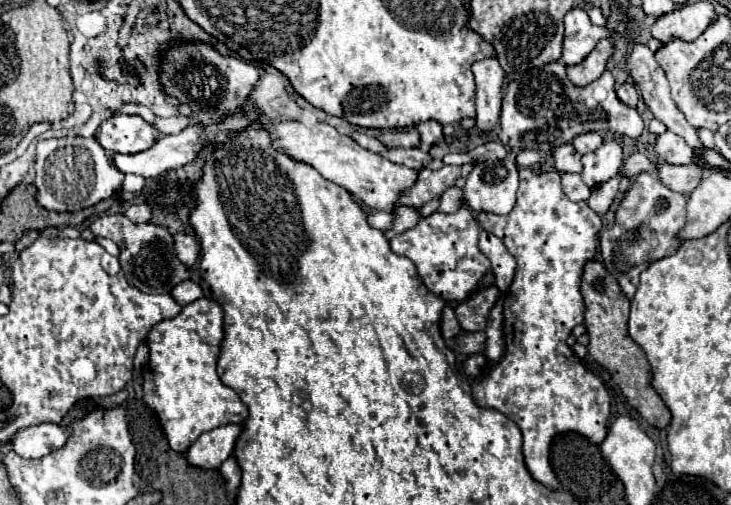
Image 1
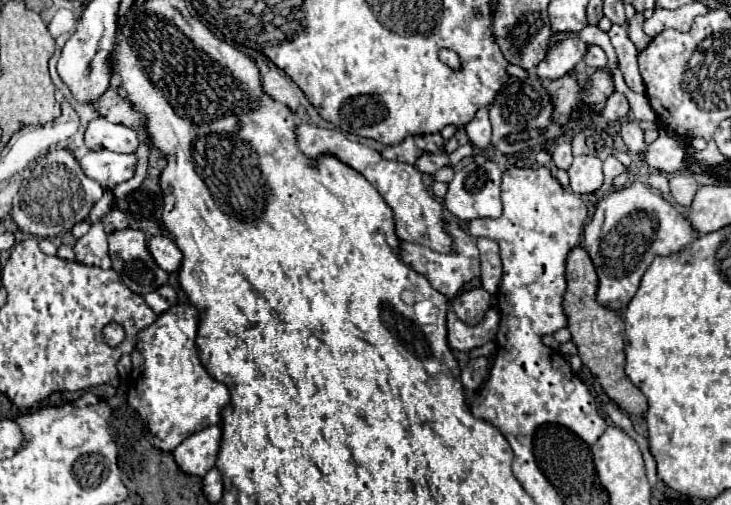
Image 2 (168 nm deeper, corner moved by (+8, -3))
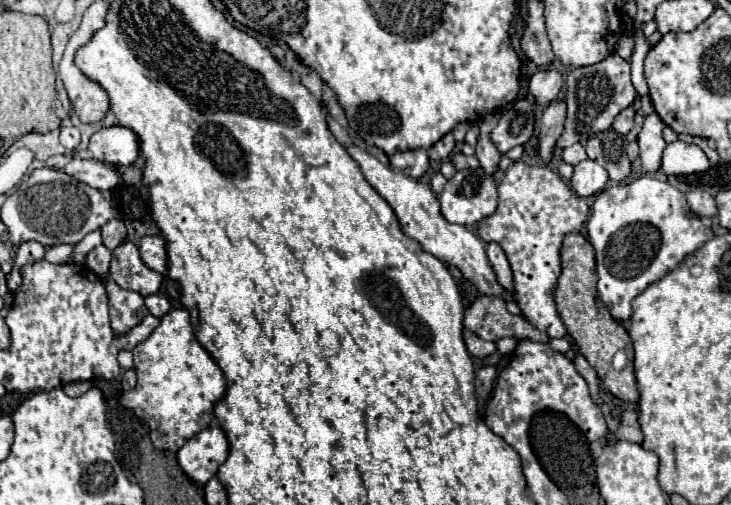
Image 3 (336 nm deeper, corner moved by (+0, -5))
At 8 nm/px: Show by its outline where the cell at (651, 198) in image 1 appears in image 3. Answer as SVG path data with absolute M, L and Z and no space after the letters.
M640 176L630 184L618 184L602 190L586 222L588 240L596 252L596 292L616 322L632 314L632 298L650 284L664 278L688 254L714 238L700 218L688 216L690 208L684 192L652 176Z

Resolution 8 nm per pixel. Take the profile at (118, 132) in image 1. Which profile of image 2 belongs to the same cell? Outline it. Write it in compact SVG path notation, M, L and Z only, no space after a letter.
M96 118L88 124L86 130L86 146L90 150L112 150L112 152L136 152L138 148L138 132L134 128L126 128L122 124L112 124L106 118Z

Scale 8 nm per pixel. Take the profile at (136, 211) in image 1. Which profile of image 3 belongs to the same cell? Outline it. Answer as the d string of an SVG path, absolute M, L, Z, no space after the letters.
M110 220L102 226L102 242L108 250L114 250L126 240L126 226L120 220Z

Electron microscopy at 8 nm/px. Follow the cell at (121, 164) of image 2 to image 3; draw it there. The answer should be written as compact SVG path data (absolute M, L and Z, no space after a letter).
M72 158L62 172L76 178L78 182L84 182L96 190L110 190L116 184L122 182L120 172L114 166L108 166L98 160L84 160L84 158Z

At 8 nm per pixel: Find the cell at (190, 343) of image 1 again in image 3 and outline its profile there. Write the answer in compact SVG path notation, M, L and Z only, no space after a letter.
M184 308L162 316L158 328L132 350L132 356L138 384L124 392L118 402L146 420L150 440L158 450L178 452L188 438L210 426L214 404L226 392L226 378L216 360L196 340L190 314Z

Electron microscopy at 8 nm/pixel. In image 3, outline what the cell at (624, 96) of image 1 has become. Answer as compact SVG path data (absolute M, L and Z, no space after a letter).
M628 106L626 110L622 110L622 112L616 116L612 128L614 128L618 134L624 134L624 136L626 136L626 134L632 130L632 126L634 126L634 108Z

